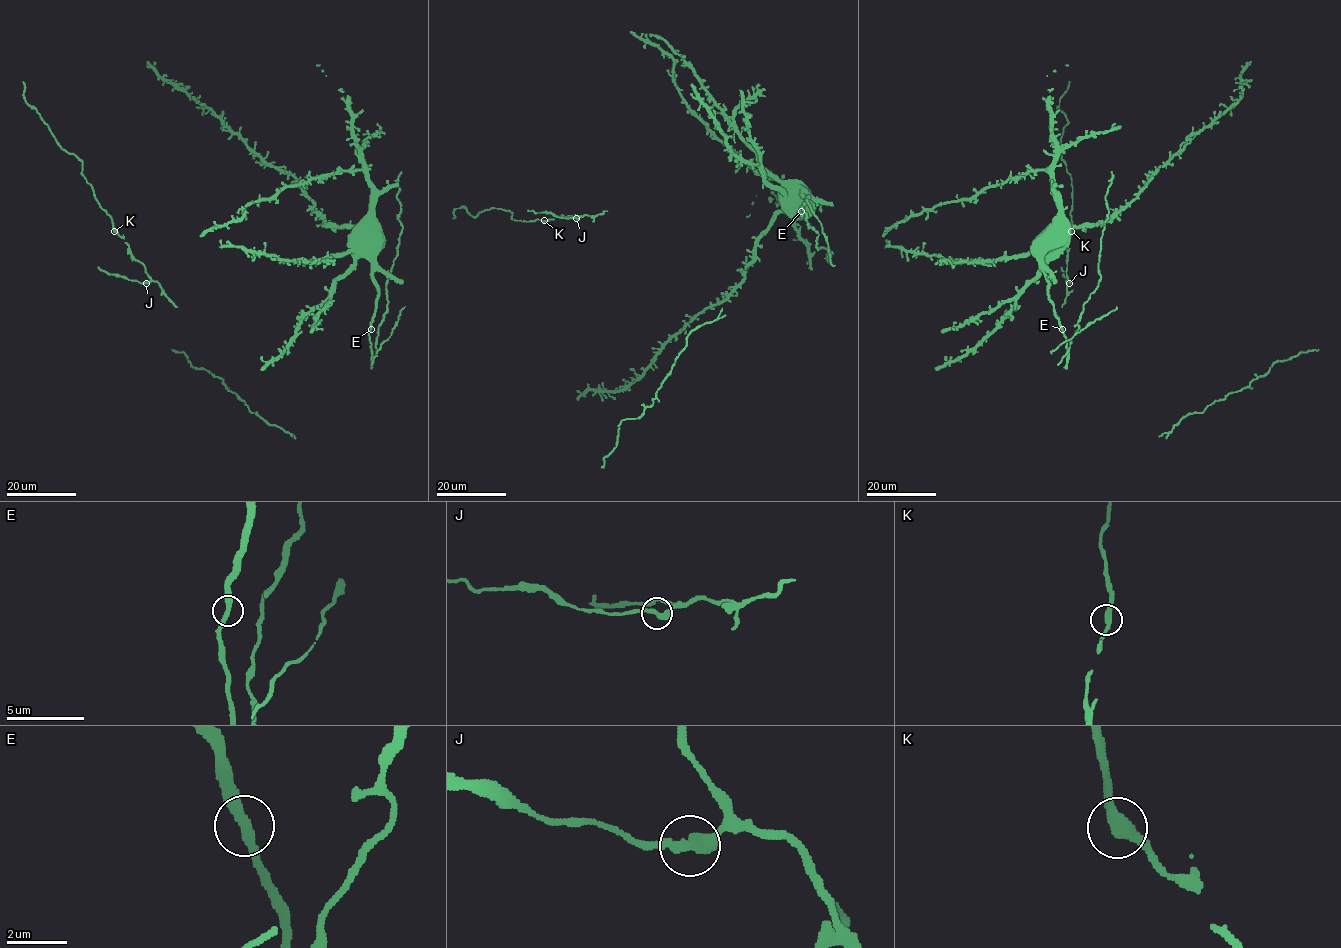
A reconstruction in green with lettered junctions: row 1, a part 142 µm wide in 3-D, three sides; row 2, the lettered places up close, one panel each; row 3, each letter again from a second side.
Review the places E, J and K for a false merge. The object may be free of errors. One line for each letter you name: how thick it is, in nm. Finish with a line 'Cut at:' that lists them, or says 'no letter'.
J: Thickness 360 nm
Cut at: J

